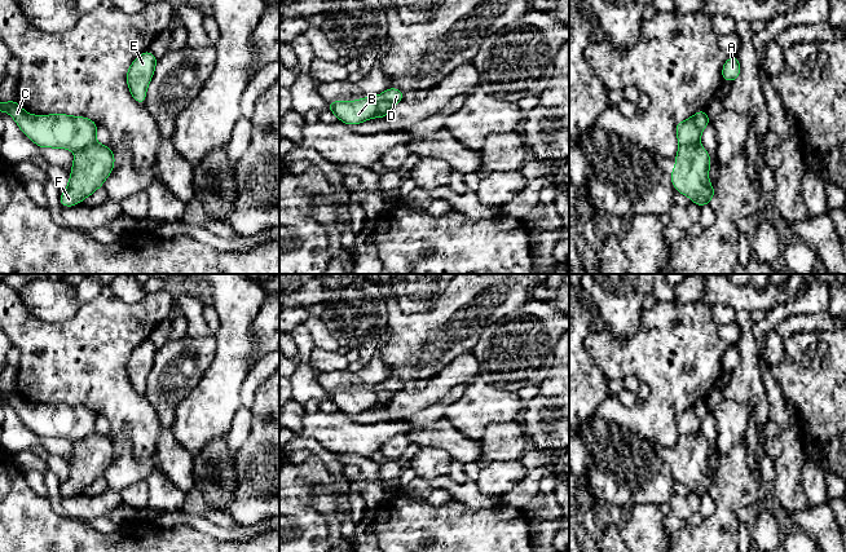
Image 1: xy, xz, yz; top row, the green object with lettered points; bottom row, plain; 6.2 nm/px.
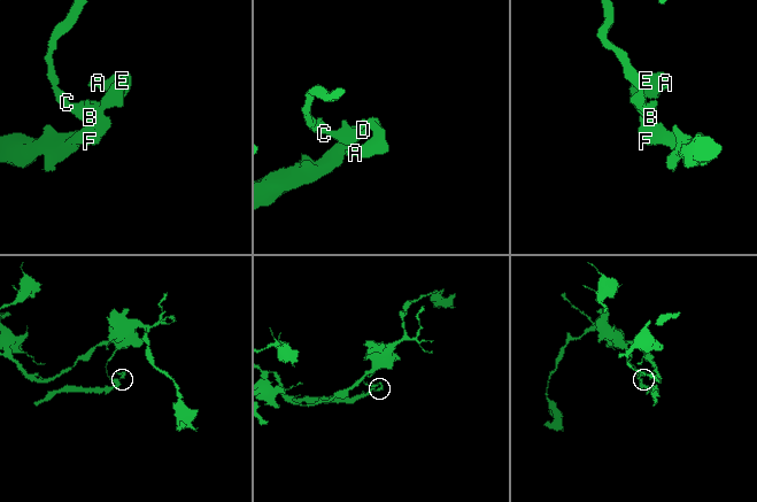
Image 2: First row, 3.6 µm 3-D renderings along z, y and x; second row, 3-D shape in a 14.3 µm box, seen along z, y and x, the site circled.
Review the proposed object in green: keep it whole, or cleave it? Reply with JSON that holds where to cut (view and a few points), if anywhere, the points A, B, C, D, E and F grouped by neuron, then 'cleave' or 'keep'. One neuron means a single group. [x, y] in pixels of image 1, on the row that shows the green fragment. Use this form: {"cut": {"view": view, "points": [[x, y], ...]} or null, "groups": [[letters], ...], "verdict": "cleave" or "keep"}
{"cut": {"view": "xz", "points": [[375, 97], [377, 113], [373, 116]]}, "groups": [["A", "B", "C", "E"], ["D", "F"]], "verdict": "cleave"}

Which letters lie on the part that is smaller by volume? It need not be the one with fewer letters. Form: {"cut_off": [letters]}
{"cut_off": ["D", "F"]}

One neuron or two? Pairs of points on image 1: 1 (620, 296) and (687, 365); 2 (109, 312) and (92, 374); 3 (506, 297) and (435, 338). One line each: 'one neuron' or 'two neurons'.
1: two neurons
2: one neuron
3: one neuron

